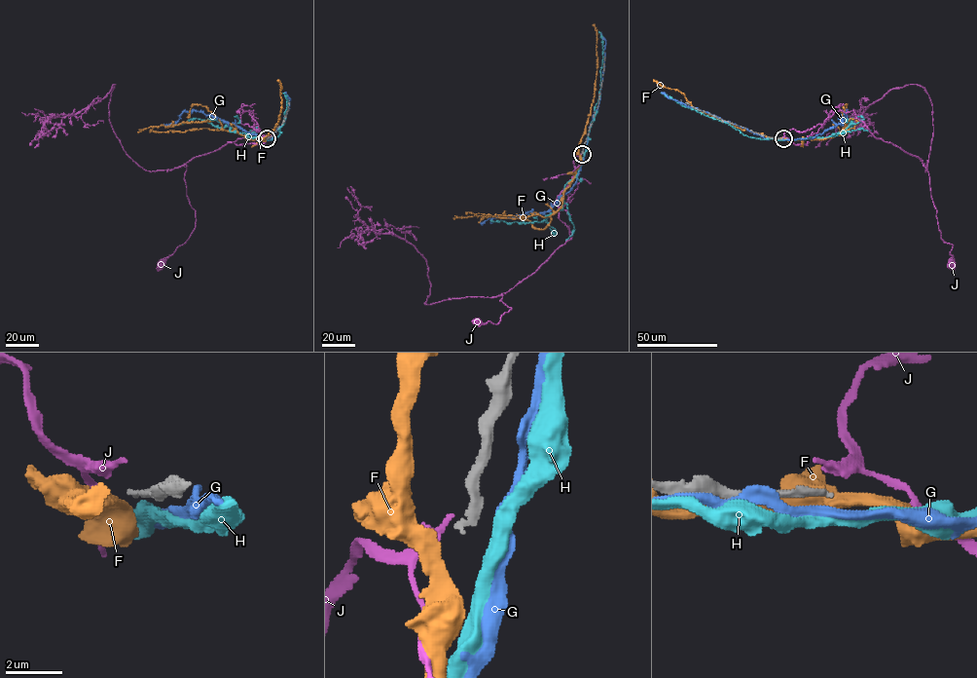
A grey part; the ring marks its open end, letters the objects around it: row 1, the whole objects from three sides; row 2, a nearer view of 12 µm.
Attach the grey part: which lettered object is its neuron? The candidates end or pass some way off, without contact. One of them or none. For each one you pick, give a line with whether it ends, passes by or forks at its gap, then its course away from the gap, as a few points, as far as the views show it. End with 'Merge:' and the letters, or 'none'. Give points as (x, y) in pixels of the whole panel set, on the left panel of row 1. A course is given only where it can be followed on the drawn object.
Merge: none

